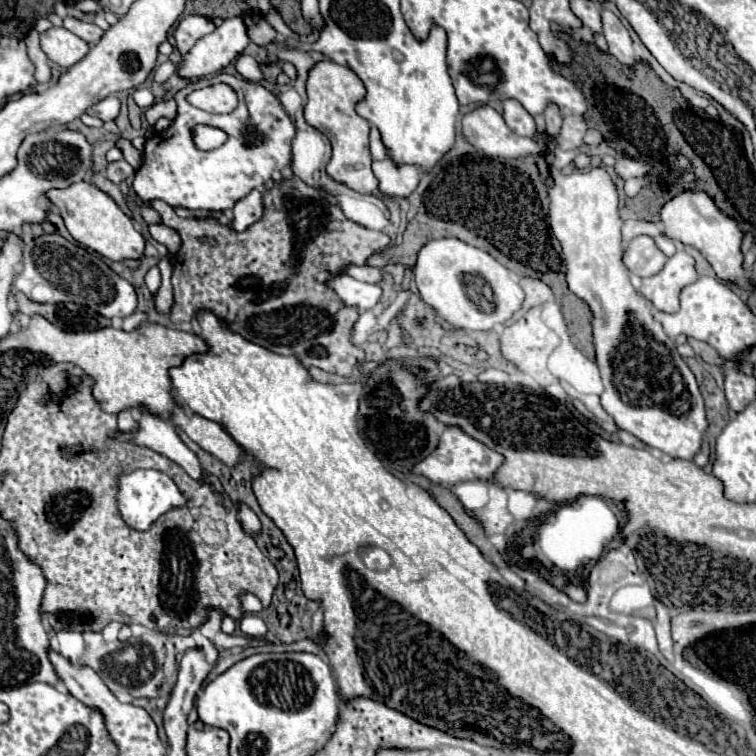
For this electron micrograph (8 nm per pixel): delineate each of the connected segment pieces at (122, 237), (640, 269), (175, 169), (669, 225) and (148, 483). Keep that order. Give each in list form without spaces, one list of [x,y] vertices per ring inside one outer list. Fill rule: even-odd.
[[[80,181],[80,183],[70,185],[68,189],[48,191],[46,197],[60,209],[66,229],[78,243],[86,245],[88,249],[100,253],[102,257],[106,257],[110,261],[128,261],[128,259],[144,257],[146,241],[134,229],[130,217],[120,211],[120,207],[114,203],[112,197],[108,197],[106,193],[96,189],[92,183]]]
[[[636,237],[632,239],[622,257],[626,269],[638,277],[652,277],[654,273],[662,271],[662,265],[666,263],[666,255],[654,247],[652,237]]]
[[[218,73],[212,77],[198,79],[176,93],[178,115],[172,125],[160,133],[146,139],[144,161],[134,173],[132,189],[140,201],[140,211],[144,203],[152,199],[162,199],[174,207],[204,209],[204,211],[226,211],[236,205],[238,199],[246,197],[252,189],[270,183],[274,171],[284,171],[290,163],[290,145],[294,139],[294,123],[282,109],[280,101],[262,85],[236,79],[228,73]],[[206,83],[228,83],[238,95],[238,107],[226,115],[214,115],[200,111],[188,103],[188,95]],[[194,125],[218,127],[228,135],[228,141],[212,151],[202,151],[190,139]]]
[[[684,191],[672,201],[668,201],[660,211],[664,223],[664,235],[676,241],[682,241],[694,249],[698,249],[714,267],[716,275],[724,281],[748,281],[746,271],[742,269],[742,231],[738,229],[736,221],[726,217],[718,211],[714,201],[704,191]]]
[[[134,471],[128,475],[120,475],[120,491],[118,491],[118,507],[124,517],[124,521],[138,529],[146,531],[152,521],[156,521],[162,513],[166,513],[172,507],[184,505],[186,499],[178,491],[178,487],[170,487],[170,477],[164,473],[144,473],[144,471]]]

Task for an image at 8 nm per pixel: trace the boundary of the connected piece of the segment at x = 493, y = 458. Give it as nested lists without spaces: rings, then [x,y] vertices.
[[[446,427],[436,451],[430,457],[426,457],[424,461],[420,461],[418,465],[414,465],[412,471],[434,483],[456,485],[458,481],[486,481],[488,477],[494,475],[494,471],[502,465],[502,461],[504,461],[504,457],[500,453],[496,453],[496,451],[488,449],[486,445],[482,445],[480,441],[468,437],[462,429]]]

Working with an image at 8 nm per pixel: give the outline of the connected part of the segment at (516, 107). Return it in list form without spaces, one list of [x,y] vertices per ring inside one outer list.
[[[508,99],[504,101],[504,121],[506,125],[518,133],[520,137],[534,137],[536,133],[536,125],[534,125],[534,119],[526,113],[526,109],[514,101],[514,99]]]

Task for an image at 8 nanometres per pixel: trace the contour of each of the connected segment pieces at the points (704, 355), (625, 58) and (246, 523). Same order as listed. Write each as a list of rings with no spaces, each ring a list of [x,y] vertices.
[[[688,337],[688,343],[690,343],[690,347],[694,349],[694,353],[696,353],[702,361],[706,361],[706,363],[710,363],[710,365],[720,365],[720,363],[722,363],[720,357],[718,357],[718,353],[716,353],[710,345],[706,345],[706,343],[702,343],[702,341],[696,341],[696,339],[692,339],[692,337]]]
[[[606,9],[602,11],[602,23],[604,23],[604,37],[608,41],[610,55],[614,55],[622,65],[632,67],[636,57],[634,57],[630,33],[626,31],[626,27],[620,23],[620,19],[614,13]]]
[[[240,505],[240,507],[238,507],[238,517],[240,517],[240,521],[242,521],[242,527],[244,527],[250,535],[254,535],[254,533],[260,531],[260,521],[258,521],[256,513],[254,513],[252,509],[248,509],[246,505]]]

